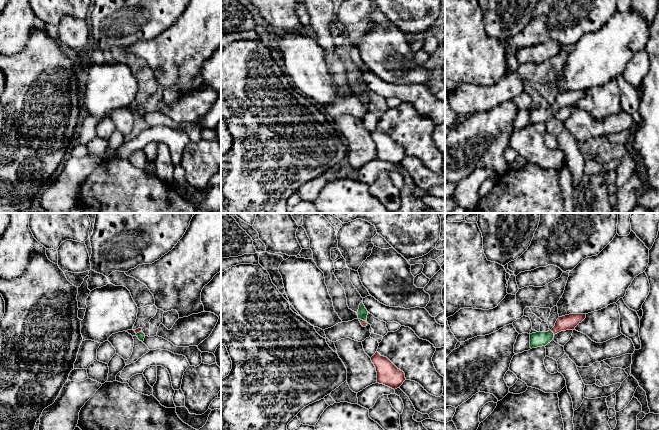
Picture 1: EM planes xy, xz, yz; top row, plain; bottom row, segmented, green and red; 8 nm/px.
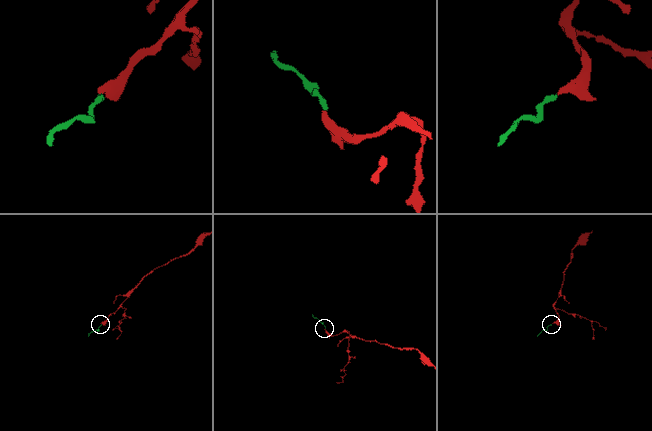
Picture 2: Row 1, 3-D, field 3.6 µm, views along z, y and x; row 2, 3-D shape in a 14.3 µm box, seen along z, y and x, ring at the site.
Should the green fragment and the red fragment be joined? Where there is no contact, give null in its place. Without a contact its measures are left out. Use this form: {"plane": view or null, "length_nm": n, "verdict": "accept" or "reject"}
{"plane": "yz", "length_nm": 50, "verdict": "accept"}

